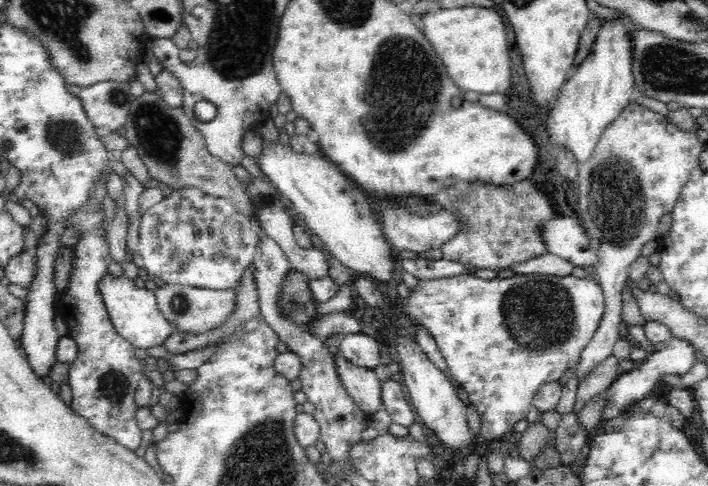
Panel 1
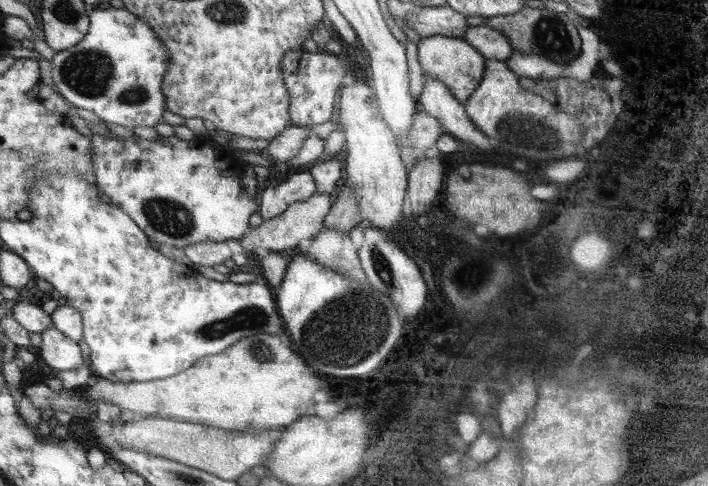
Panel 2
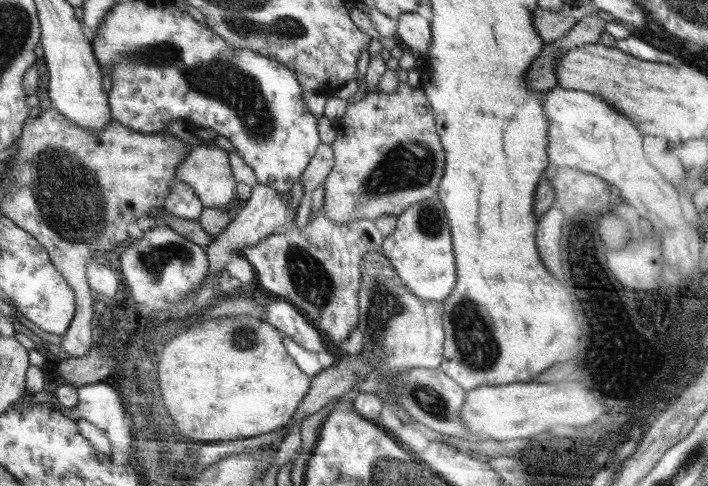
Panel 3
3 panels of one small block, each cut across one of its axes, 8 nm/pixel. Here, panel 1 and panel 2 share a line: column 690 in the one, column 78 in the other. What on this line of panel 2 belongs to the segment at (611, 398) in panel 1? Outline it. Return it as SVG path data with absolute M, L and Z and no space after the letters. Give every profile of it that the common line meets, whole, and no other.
M53 324L41 332L42 344L35 351L40 358L57 371L67 371L88 366L82 359L82 349L77 342L64 336Z

